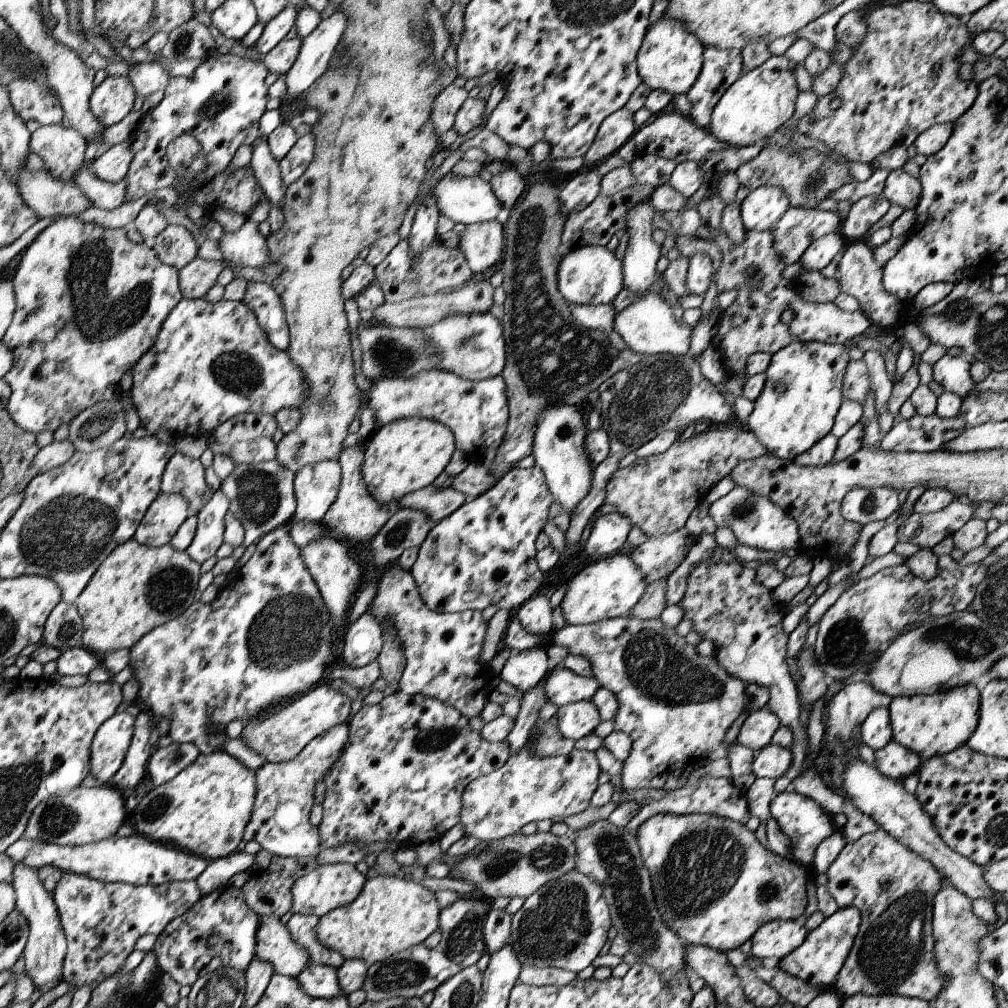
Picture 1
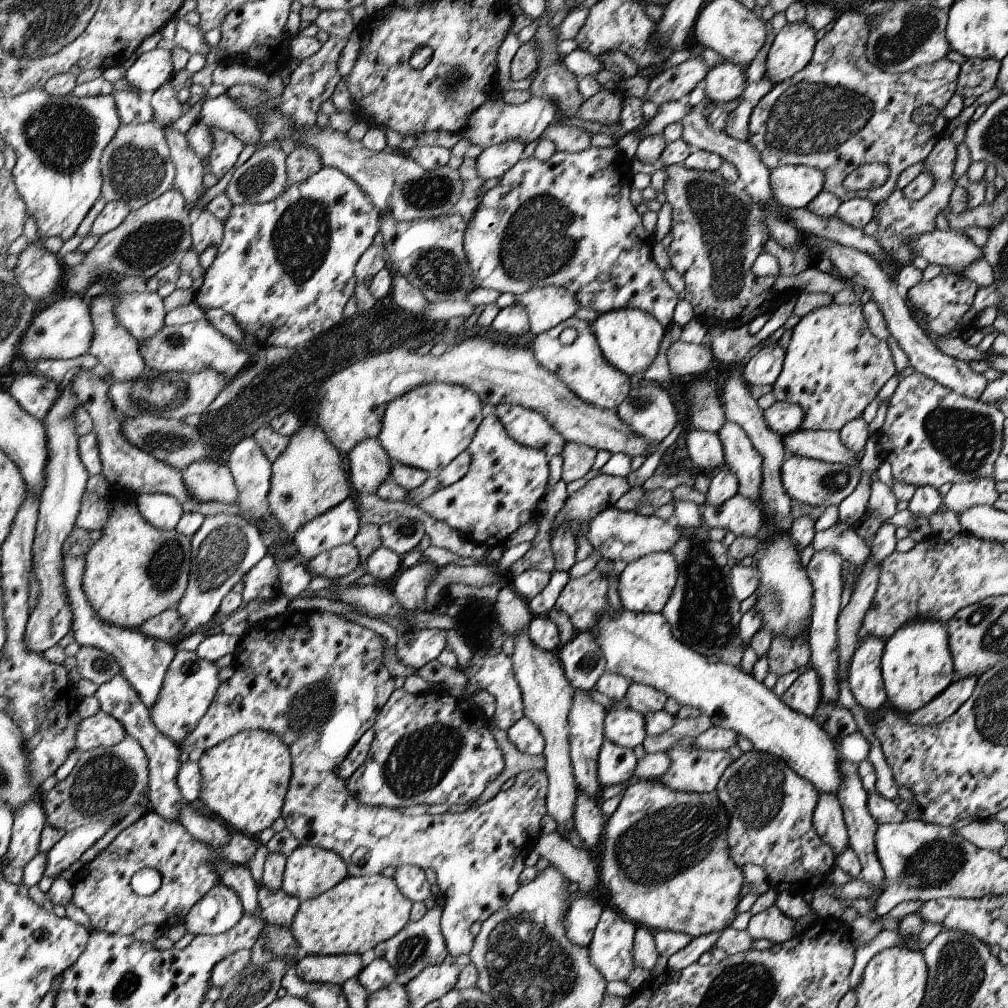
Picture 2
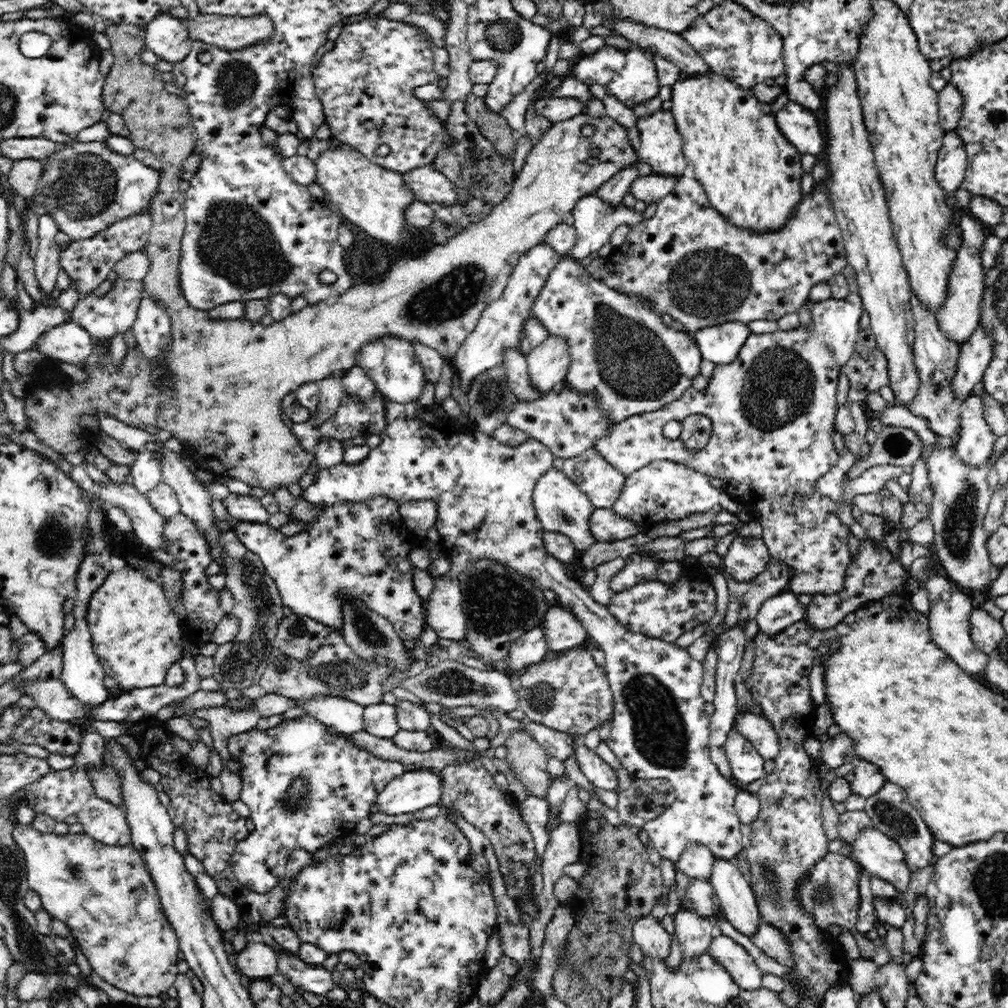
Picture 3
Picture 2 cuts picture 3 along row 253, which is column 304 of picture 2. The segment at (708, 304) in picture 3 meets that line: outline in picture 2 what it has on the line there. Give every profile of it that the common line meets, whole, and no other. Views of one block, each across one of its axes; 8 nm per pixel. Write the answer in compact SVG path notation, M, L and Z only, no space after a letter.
M310 610L296 615L288 614L276 621L268 618L267 620L260 621L258 624L251 624L248 632L243 634L240 640L240 647L236 651L233 676L225 682L221 682L221 685L218 686L218 694L212 704L210 704L210 709L201 719L201 722L198 722L196 728L182 740L180 749L188 753L194 748L201 748L205 751L212 749L217 743L234 736L235 733L248 732L248 730L265 730L266 732L274 732L274 734L281 735L282 742L285 742L286 746L289 746L290 758L293 758L293 778L290 780L285 808L282 810L282 818L285 820L286 828L292 832L300 845L337 851L345 859L349 876L376 875L384 872L390 866L396 869L396 866L404 866L404 864L412 864L422 868L422 870L433 870L436 873L436 883L440 888L440 894L446 897L445 907L441 914L442 934L444 935L449 955L454 959L458 959L462 955L466 956L470 954L470 950L472 950L475 938L472 936L472 932L470 932L470 926L477 921L483 923L492 914L496 914L500 908L504 908L510 902L510 898L512 898L516 890L521 887L518 878L524 868L526 868L524 861L530 856L530 852L535 850L536 843L542 834L540 820L547 814L548 777L545 770L524 770L524 772L516 774L516 780L510 788L499 790L492 800L488 800L488 802L480 804L476 808L466 809L462 813L456 812L456 814L454 812L445 812L434 816L426 813L419 816L408 816L408 814L402 814L402 809L396 809L394 806L392 808L384 808L384 806L362 806L362 804L358 804L352 798L352 794L348 794L346 782L336 774L336 768L350 754L350 750L360 740L364 732L374 726L374 722L377 722L377 717L382 710L382 706L386 704L386 700L394 692L394 679L390 676L388 670L386 670L386 666L382 664L382 654L384 654L382 642L384 642L384 638L373 630L368 629L368 627L355 624L348 620L346 616L342 616L342 614L328 611Z

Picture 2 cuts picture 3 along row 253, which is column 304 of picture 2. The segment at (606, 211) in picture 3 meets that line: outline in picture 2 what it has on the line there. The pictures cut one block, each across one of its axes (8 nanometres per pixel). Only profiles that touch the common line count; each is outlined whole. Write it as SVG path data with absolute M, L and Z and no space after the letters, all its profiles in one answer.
M280 557L277 560L281 592L294 598L308 590L313 576L296 558Z

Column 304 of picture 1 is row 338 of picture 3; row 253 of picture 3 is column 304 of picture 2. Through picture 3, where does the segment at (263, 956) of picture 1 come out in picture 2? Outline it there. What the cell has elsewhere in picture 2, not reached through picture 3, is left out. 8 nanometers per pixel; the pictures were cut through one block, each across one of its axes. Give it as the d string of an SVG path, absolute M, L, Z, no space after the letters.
M359 954L306 955L296 964L300 980L309 983L340 985L350 978L357 978L364 969Z

